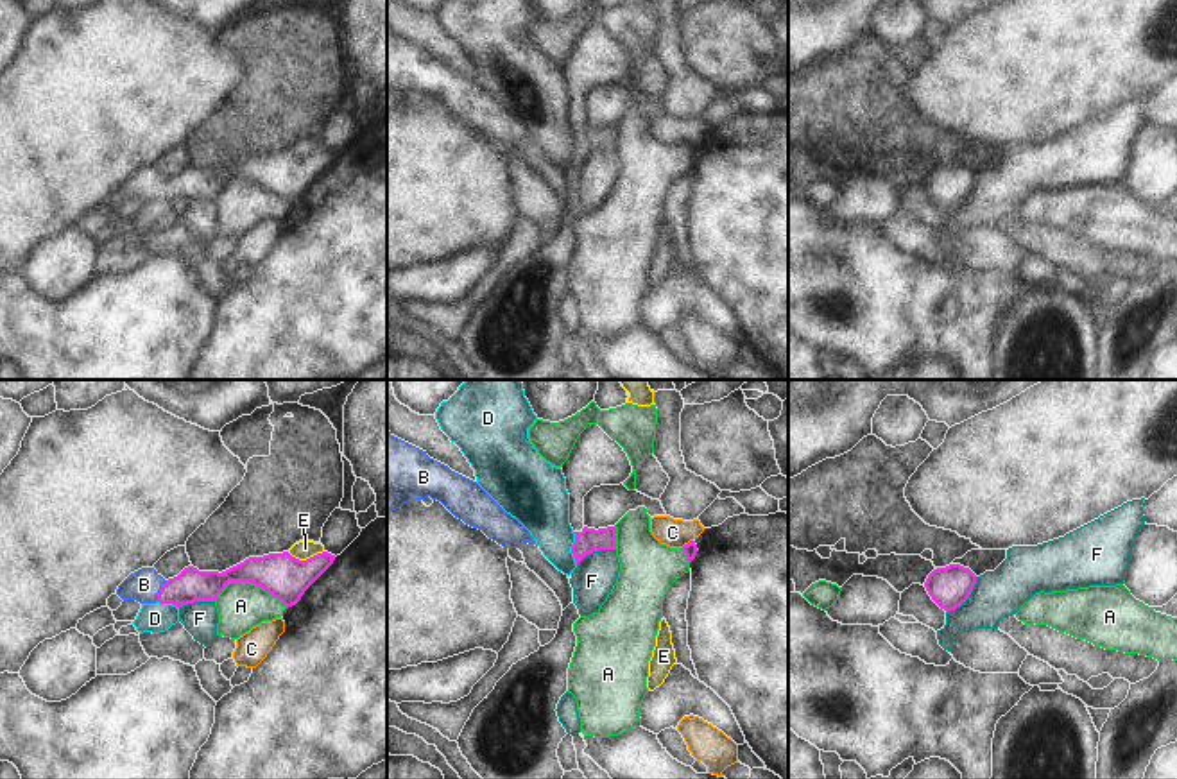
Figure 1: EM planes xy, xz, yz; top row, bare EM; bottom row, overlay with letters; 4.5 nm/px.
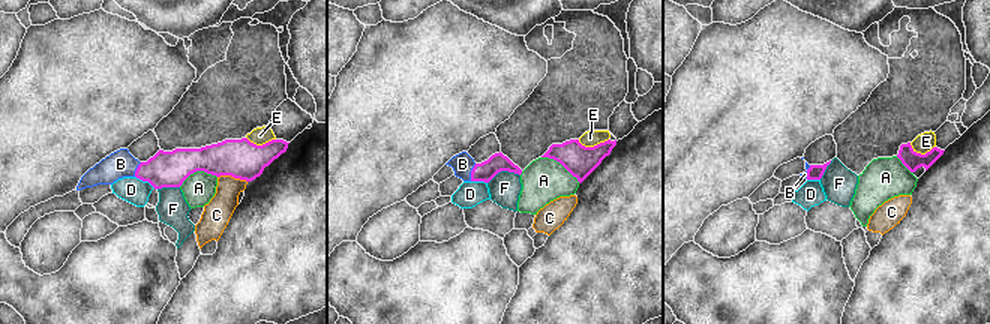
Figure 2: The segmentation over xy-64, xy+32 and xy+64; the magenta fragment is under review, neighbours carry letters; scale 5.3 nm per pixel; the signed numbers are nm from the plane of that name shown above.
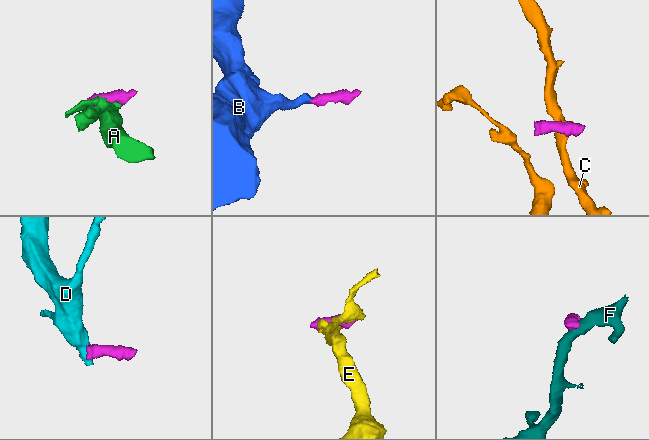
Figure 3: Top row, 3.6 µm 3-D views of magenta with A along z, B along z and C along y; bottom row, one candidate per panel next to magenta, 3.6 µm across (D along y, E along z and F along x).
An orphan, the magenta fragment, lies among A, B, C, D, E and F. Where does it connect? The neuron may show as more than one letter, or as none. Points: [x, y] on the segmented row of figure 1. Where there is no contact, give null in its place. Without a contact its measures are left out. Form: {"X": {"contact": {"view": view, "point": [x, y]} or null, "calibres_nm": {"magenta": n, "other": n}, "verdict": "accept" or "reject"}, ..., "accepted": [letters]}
{"A": {"contact": {"view": "xy", "point": [249, 582]}, "calibres_nm": {"magenta": 200, "other": 220}, "verdict": "reject"}, "B": {"contact": {"view": "xy", "point": [160, 591]}, "calibres_nm": {"magenta": 150, "other": 140}, "verdict": "accept"}, "C": {"contact": {"view": "xz", "point": [688, 543]}, "calibres_nm": {"magenta": 70, "other": 130}, "verdict": "reject"}, "D": {"contact": {"view": "xz", "point": [572, 548]}, "calibres_nm": {"magenta": 110, "other": 260}, "verdict": "reject"}, "E": {"contact": {"view": "xy", "point": [307, 559]}, "calibres_nm": {"magenta": 200, "other": 90}, "verdict": "reject"}, "F": {"contact": {"view": "yz", "point": [966, 599]}, "calibres_nm": {"magenta": 180, "other": 220}, "verdict": "reject"}, "accepted": ["B"]}

